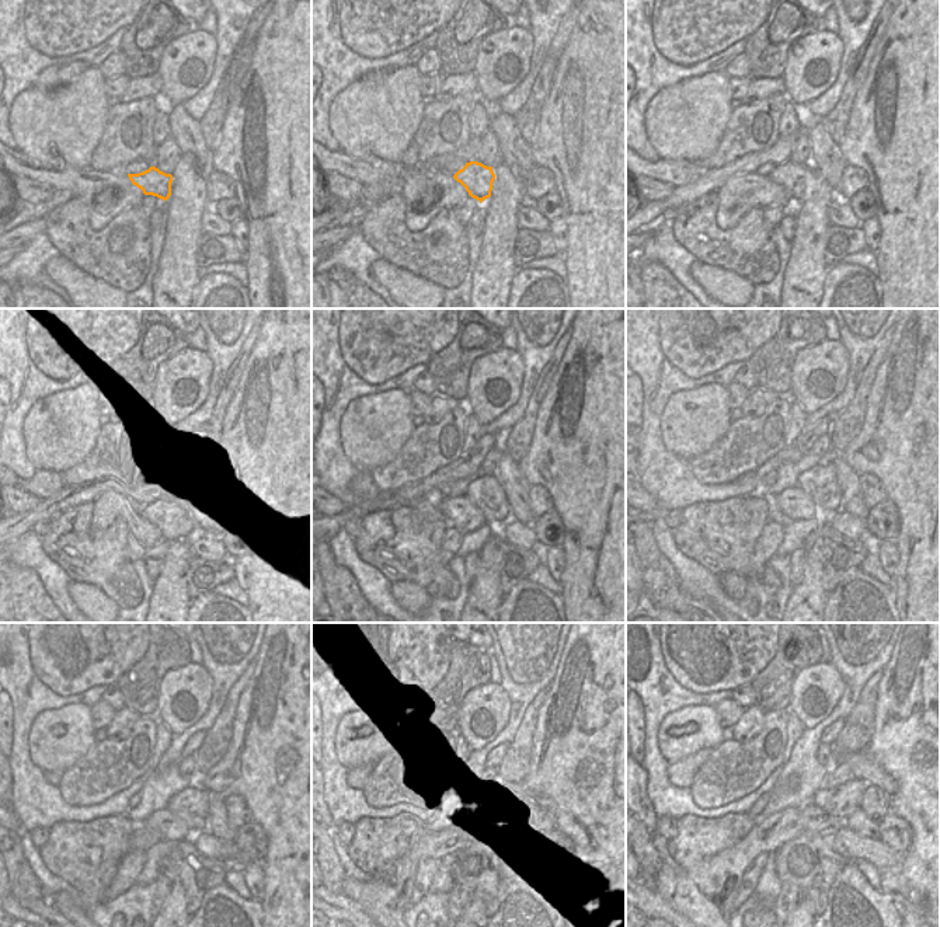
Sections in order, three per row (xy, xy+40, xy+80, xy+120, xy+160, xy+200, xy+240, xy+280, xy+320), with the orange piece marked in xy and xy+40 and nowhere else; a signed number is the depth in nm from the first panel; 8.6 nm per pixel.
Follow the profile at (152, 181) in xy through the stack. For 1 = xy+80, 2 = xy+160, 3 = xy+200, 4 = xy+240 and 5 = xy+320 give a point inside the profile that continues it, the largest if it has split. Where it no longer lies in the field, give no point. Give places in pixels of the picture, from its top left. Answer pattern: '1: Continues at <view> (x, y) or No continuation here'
1: Continues at xy+80 (800, 181)
2: Continues at xy+160 (484, 491)
3: Continues at xy+200 (798, 505)
4: Continues at xy+240 (169, 825)
5: Continues at xy+320 (808, 823)

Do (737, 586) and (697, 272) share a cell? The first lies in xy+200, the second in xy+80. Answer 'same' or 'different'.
same

